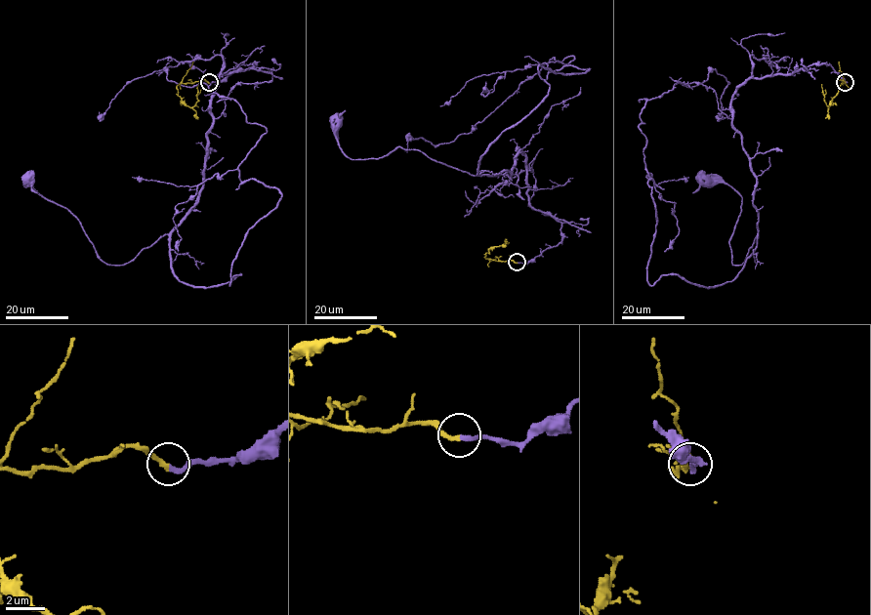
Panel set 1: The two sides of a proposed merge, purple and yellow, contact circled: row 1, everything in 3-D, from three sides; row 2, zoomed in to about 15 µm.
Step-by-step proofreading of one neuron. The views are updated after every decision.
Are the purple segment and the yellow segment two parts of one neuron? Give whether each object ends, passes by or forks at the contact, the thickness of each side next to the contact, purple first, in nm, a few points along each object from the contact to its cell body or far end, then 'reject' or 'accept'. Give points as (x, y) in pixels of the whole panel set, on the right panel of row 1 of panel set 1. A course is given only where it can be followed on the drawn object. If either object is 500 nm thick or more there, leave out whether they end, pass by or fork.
purple ends there; yellow ends there; 260 nm thick on the purple side, 220 nm on the other; purple runs (845, 82), (812, 63), (736, 89), (757, 248), (731, 281), (651, 285), (640, 113), (714, 69), (735, 112); yellow runs (845, 82), (843, 79), (844, 82), (828, 107), (821, 84); accept

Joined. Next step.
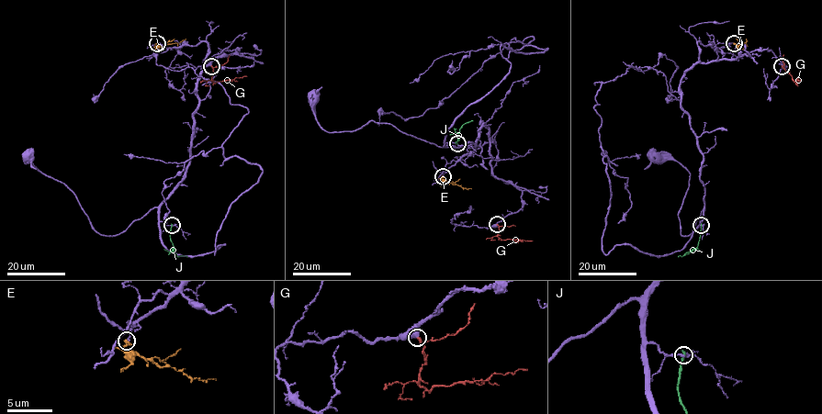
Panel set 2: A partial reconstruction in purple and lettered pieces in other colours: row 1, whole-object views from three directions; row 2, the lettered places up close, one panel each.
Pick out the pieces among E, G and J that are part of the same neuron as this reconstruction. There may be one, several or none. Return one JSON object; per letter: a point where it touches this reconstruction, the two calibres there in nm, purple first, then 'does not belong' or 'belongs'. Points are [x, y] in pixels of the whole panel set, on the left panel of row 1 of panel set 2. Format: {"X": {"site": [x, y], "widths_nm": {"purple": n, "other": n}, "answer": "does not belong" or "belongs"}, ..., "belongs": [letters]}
{"E": {"site": [157, 43], "widths_nm": {"purple": 180, "other": 240}, "answer": "belongs"}, "G": {"site": [211, 66], "widths_nm": {"purple": 700, "other": 190}, "answer": "belongs"}, "J": {"site": [172, 225], "widths_nm": {"purple": 200, "other": 240}, "answer": "does not belong"}, "belongs": ["E", "G"]}

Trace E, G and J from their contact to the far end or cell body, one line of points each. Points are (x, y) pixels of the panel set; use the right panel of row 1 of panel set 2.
E: (734, 43), (738, 47), (746, 43), (746, 39)
G: (782, 65), (796, 83), (798, 76)
J: (701, 226), (697, 247), (678, 256)

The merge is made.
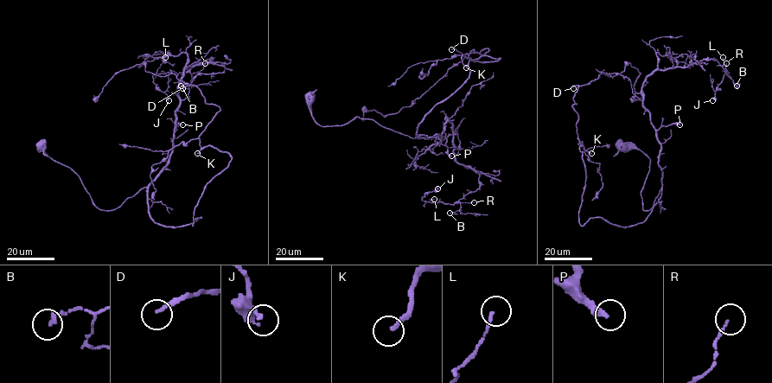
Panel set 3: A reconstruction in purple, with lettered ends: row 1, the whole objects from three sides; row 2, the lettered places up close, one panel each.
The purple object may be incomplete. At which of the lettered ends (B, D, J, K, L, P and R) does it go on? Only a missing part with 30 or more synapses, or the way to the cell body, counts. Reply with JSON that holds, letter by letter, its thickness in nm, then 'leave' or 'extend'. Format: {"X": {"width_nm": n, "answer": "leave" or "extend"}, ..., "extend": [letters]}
{"B": {"width_nm": 150, "answer": "leave"}, "D": {"width_nm": 180, "answer": "extend"}, "J": {"width_nm": 150, "answer": "leave"}, "K": {"width_nm": 240, "answer": "extend"}, "L": {"width_nm": 130, "answer": "leave"}, "P": {"width_nm": 360, "answer": "extend"}, "R": {"width_nm": 130, "answer": "leave"}, "extend": ["D", "K", "P"]}

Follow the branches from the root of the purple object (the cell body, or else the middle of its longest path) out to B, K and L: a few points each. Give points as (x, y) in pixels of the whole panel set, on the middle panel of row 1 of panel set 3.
B: (457, 89), (426, 115), (417, 133), (442, 137), (447, 118), (455, 159), (479, 174), (479, 187), (449, 213)
K: (457, 89), (469, 73), (462, 62), (462, 54), (481, 61), (500, 58), (481, 55), (470, 60), (466, 67)
L: (457, 89), (417, 137), (442, 137), (447, 118), (455, 159), (479, 187), (434, 199)

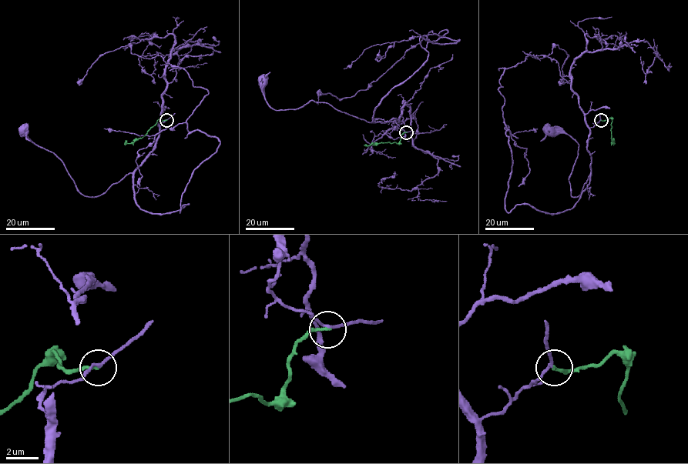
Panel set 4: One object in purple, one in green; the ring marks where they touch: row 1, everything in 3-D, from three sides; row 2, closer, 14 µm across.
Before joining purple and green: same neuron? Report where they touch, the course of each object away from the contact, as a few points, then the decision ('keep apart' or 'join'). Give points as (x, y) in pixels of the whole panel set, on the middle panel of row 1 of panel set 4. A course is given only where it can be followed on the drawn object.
at (406, 132); purple runs (406, 132), (374, 110), (427, 59), (420, 38), (459, 40), (427, 39), (446, 30), (318, 105); green runs (406, 132), (401, 135), (398, 143), (365, 145); keep apart

